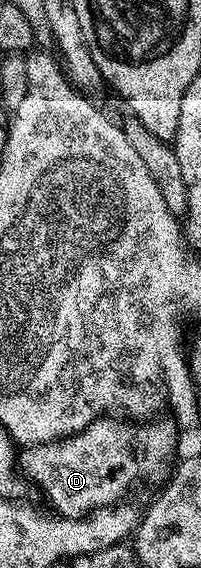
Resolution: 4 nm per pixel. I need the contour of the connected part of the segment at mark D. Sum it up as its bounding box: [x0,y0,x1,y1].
[20,415,179,517]

